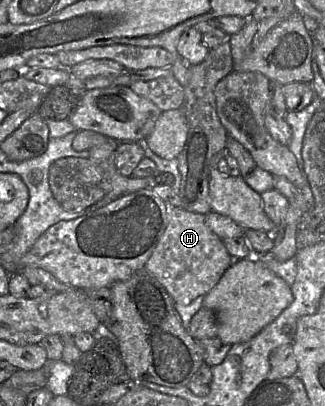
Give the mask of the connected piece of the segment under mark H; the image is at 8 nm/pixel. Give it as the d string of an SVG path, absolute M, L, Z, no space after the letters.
M167 203L167 226L144 266L178 304L188 305L198 296L207 295L233 263L223 241L207 226L205 217Z

